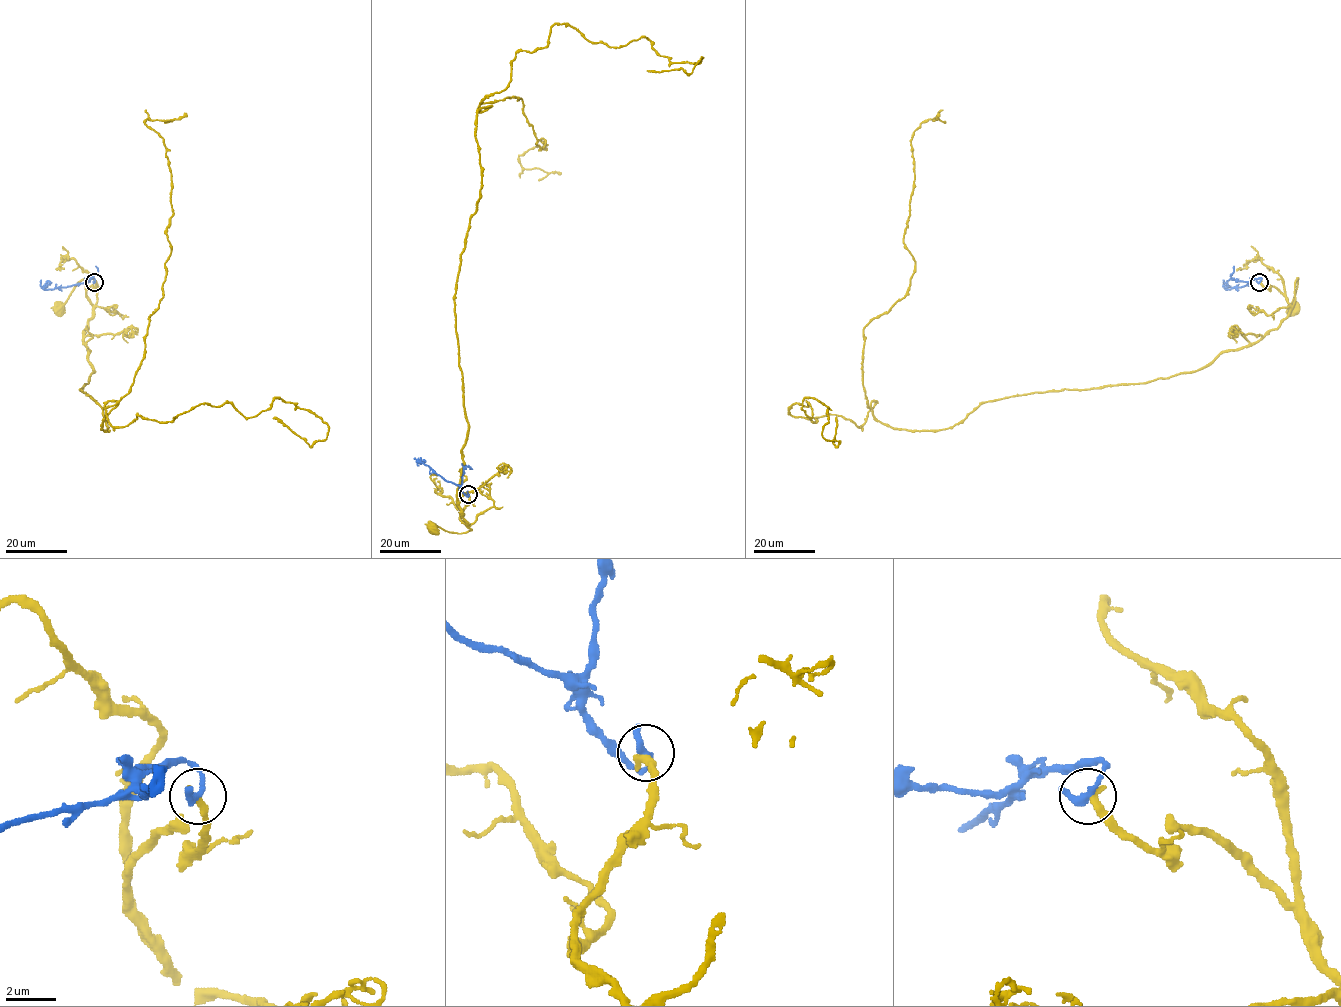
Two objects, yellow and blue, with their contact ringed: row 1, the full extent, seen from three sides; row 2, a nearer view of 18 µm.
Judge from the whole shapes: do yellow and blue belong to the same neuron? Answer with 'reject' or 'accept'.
reject

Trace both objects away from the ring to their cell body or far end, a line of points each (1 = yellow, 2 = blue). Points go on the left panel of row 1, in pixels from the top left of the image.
1: (94, 282), (95, 288), (90, 286), (86, 292), (93, 306), (96, 283), (92, 278), (83, 278), (60, 309)
2: (94, 282), (89, 278), (83, 283), (44, 289), (43, 286), (49, 280)

